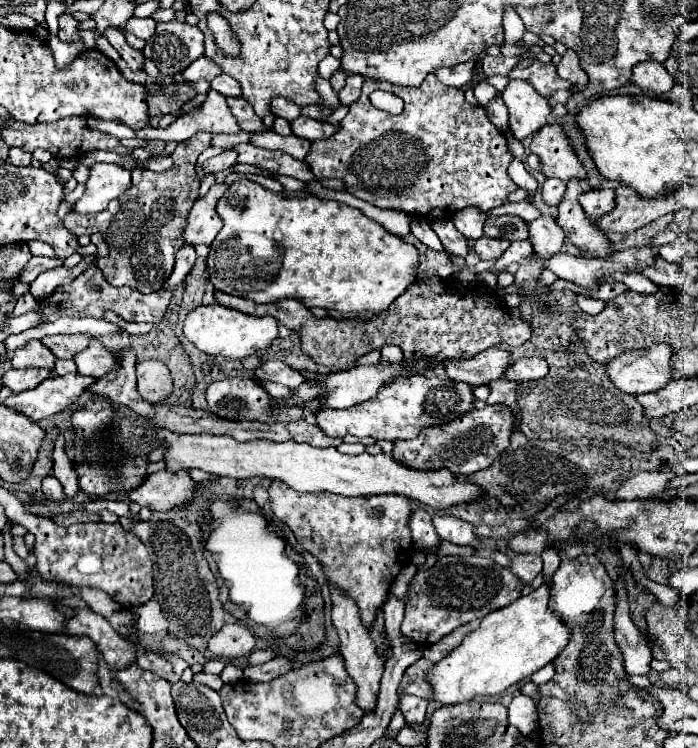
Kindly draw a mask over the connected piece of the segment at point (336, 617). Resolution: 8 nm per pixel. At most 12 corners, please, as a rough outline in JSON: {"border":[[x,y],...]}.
{"border":[[328,583],[332,623],[358,705],[372,711],[384,671],[356,601]]}

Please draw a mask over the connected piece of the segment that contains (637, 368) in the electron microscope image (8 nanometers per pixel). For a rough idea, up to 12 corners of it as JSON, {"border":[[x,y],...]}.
{"border":[[666,343],[608,363],[624,393],[652,393],[674,379]]}

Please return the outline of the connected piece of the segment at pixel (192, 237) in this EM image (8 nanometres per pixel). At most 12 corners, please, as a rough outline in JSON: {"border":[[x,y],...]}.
{"border":[[214,185],[196,199],[184,243],[210,245],[222,229],[216,203],[228,185]]}

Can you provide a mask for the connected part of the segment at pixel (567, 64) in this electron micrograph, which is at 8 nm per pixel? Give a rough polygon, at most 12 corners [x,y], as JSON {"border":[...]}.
{"border":[[574,51],[558,63],[558,75],[576,87],[588,83]]}

